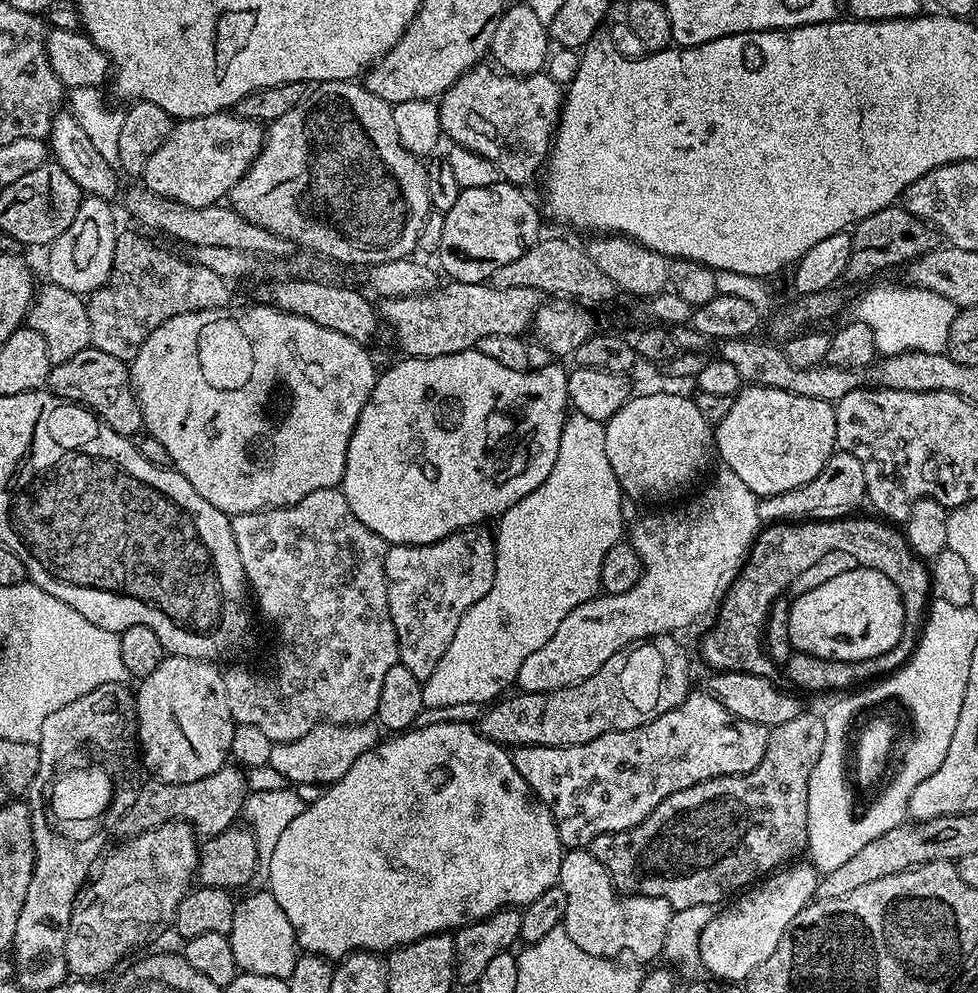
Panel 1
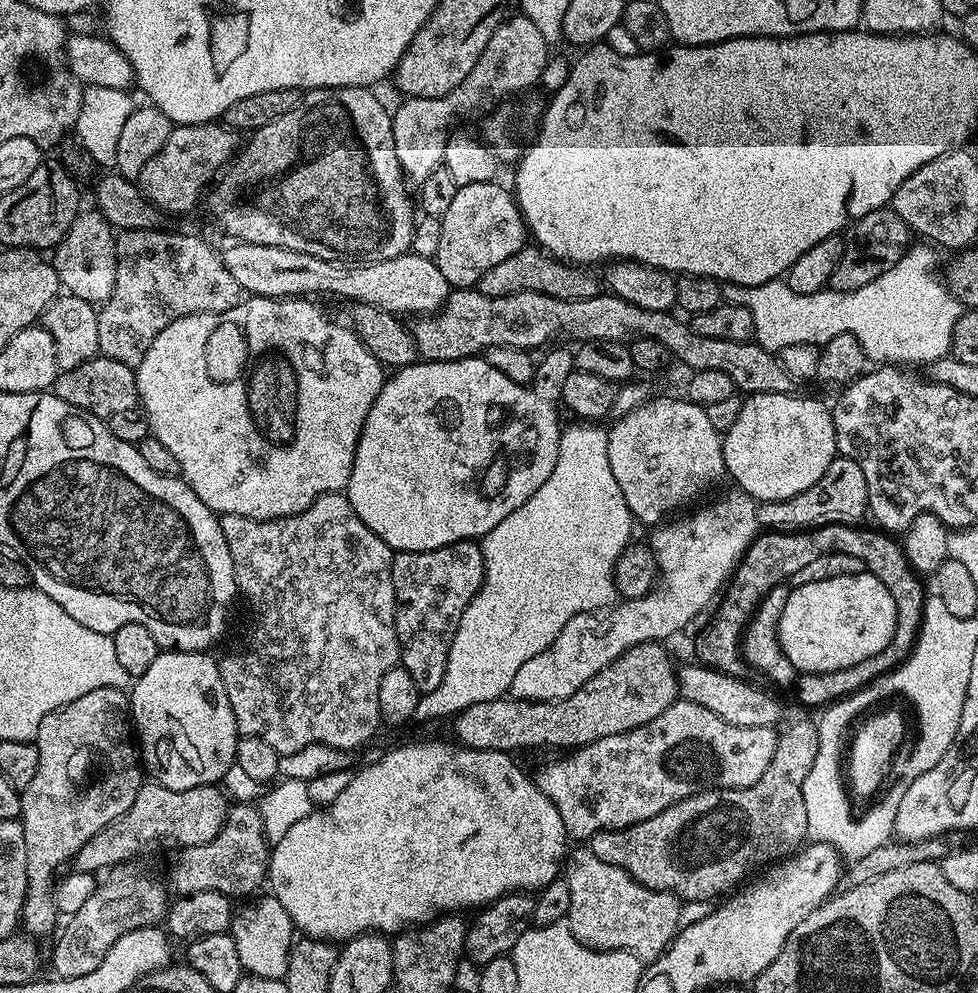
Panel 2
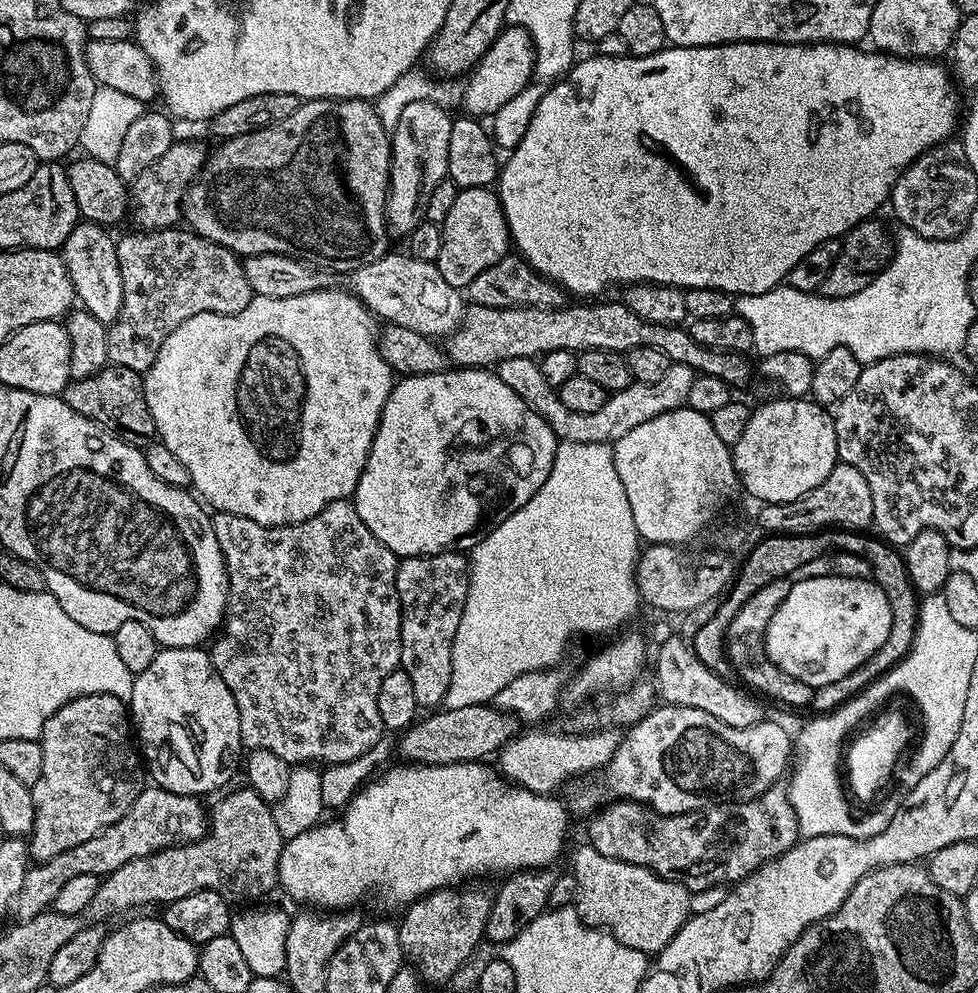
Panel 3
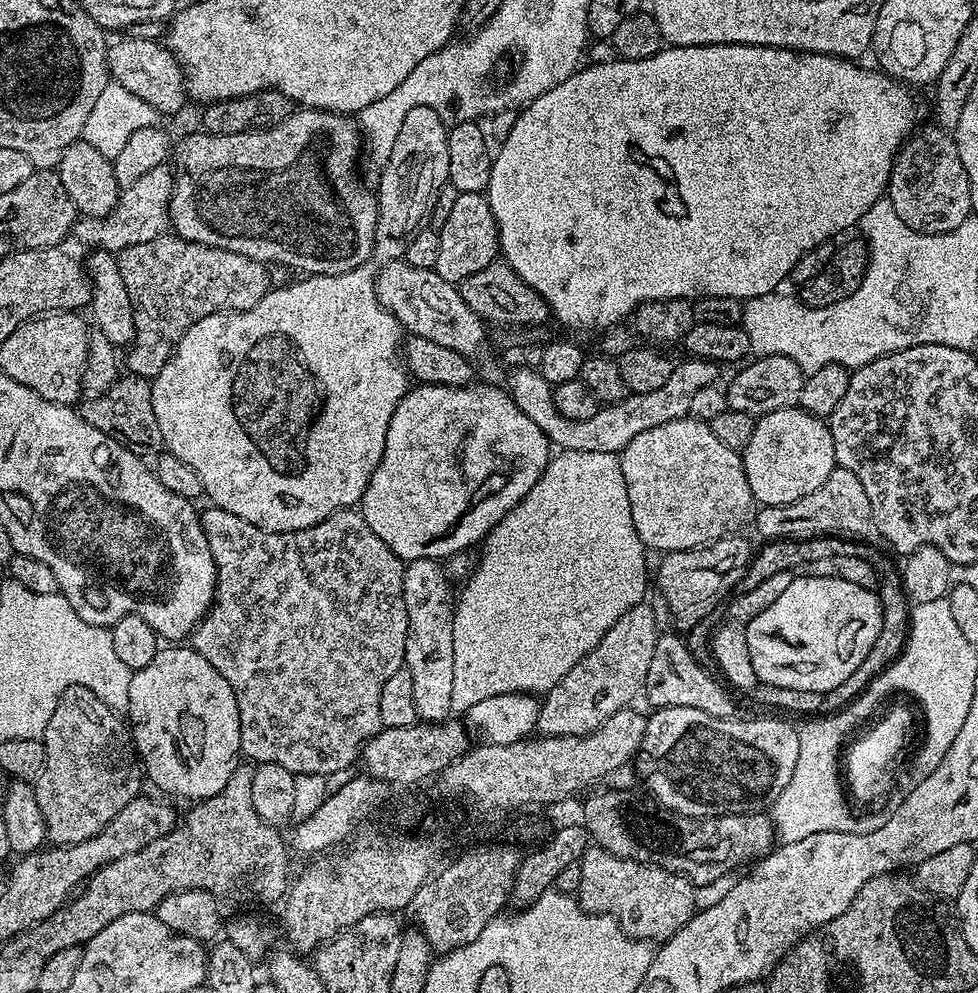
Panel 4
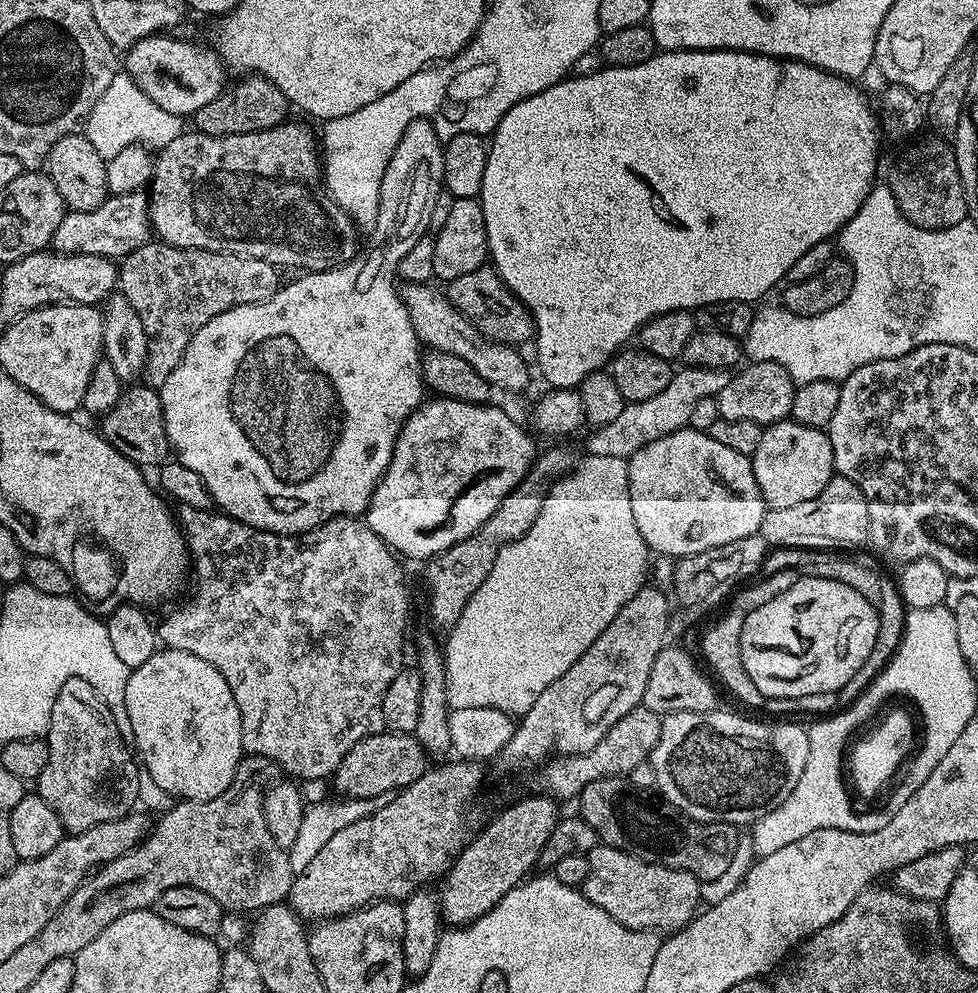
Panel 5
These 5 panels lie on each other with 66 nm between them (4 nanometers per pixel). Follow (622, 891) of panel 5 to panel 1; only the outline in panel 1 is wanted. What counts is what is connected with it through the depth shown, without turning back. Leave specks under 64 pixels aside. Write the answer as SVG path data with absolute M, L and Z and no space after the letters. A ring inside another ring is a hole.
M582 848L565 851L558 886L566 890L566 914L562 926L566 934L570 934L574 946L586 950L586 954L644 966L647 960L663 953L674 913L666 898L625 896L617 892L606 866L602 866L591 851Z

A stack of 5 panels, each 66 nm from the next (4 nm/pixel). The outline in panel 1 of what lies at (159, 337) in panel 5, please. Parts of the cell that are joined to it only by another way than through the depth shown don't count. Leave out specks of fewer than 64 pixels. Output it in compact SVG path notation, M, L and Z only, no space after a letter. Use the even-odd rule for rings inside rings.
M121 231L116 238L116 245L114 246L114 262L112 269L108 275L108 281L102 285L98 290L94 290L86 300L88 306L88 313L90 314L90 334L92 335L91 347L102 350L105 354L110 354L114 358L125 362L131 362L136 357L138 350L142 350L142 342L146 342L146 338L150 338L150 334L154 330L158 330L158 326L162 326L162 322L166 322L170 318L174 318L178 314L190 314L191 312L201 312L202 310L214 310L215 308L229 307L230 300L228 300L228 286L229 281L220 277L213 270L208 270L205 266L196 265L195 262L188 260L187 255L176 252L171 252L168 248L163 248L160 244L155 244L153 237L148 234L141 234L136 232Z

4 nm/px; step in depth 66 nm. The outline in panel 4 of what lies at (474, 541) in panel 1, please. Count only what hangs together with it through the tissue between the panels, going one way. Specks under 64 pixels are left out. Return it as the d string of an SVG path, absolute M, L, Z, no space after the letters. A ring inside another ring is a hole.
M409 560L404 565L402 594L408 615L404 667L407 668L410 678L414 678L414 710L417 717L426 724L438 724L441 720L449 719L454 712L450 698L450 693L454 691L454 622L452 620L456 617L458 596L455 591L452 593L451 582L453 583L441 561Z

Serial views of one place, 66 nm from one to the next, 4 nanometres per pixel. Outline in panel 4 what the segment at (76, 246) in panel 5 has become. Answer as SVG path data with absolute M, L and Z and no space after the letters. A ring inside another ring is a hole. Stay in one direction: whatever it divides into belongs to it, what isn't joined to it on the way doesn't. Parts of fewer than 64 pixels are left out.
M167 163L154 166L147 174L142 174L134 186L121 191L118 202L110 214L95 220L93 216L77 219L72 225L71 235L76 236L80 244L93 244L96 250L118 254L124 248L138 246L138 242L150 242L153 238L165 235L169 231L170 198L172 197L172 178L174 172Z

